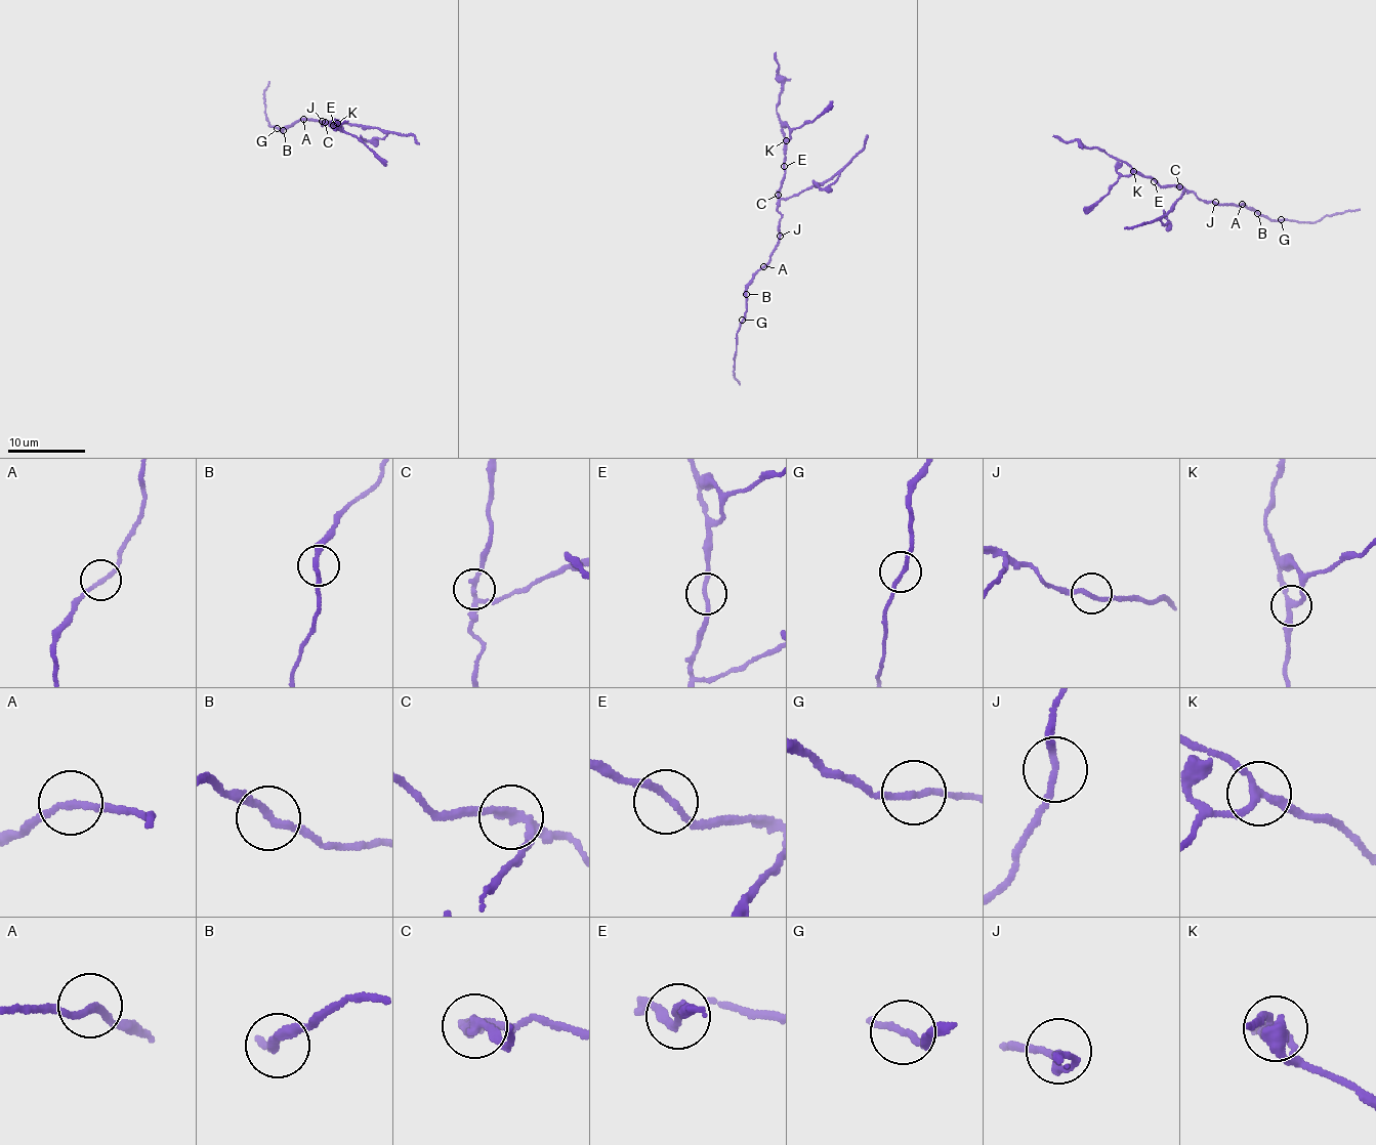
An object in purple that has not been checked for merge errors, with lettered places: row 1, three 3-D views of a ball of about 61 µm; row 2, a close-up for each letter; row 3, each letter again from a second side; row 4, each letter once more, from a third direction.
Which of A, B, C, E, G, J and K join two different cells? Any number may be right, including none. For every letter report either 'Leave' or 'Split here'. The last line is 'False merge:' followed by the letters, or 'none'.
A: Leave
B: Leave
C: Split here
E: Leave
G: Split here
J: Leave
K: Leave
False merge: C, G

